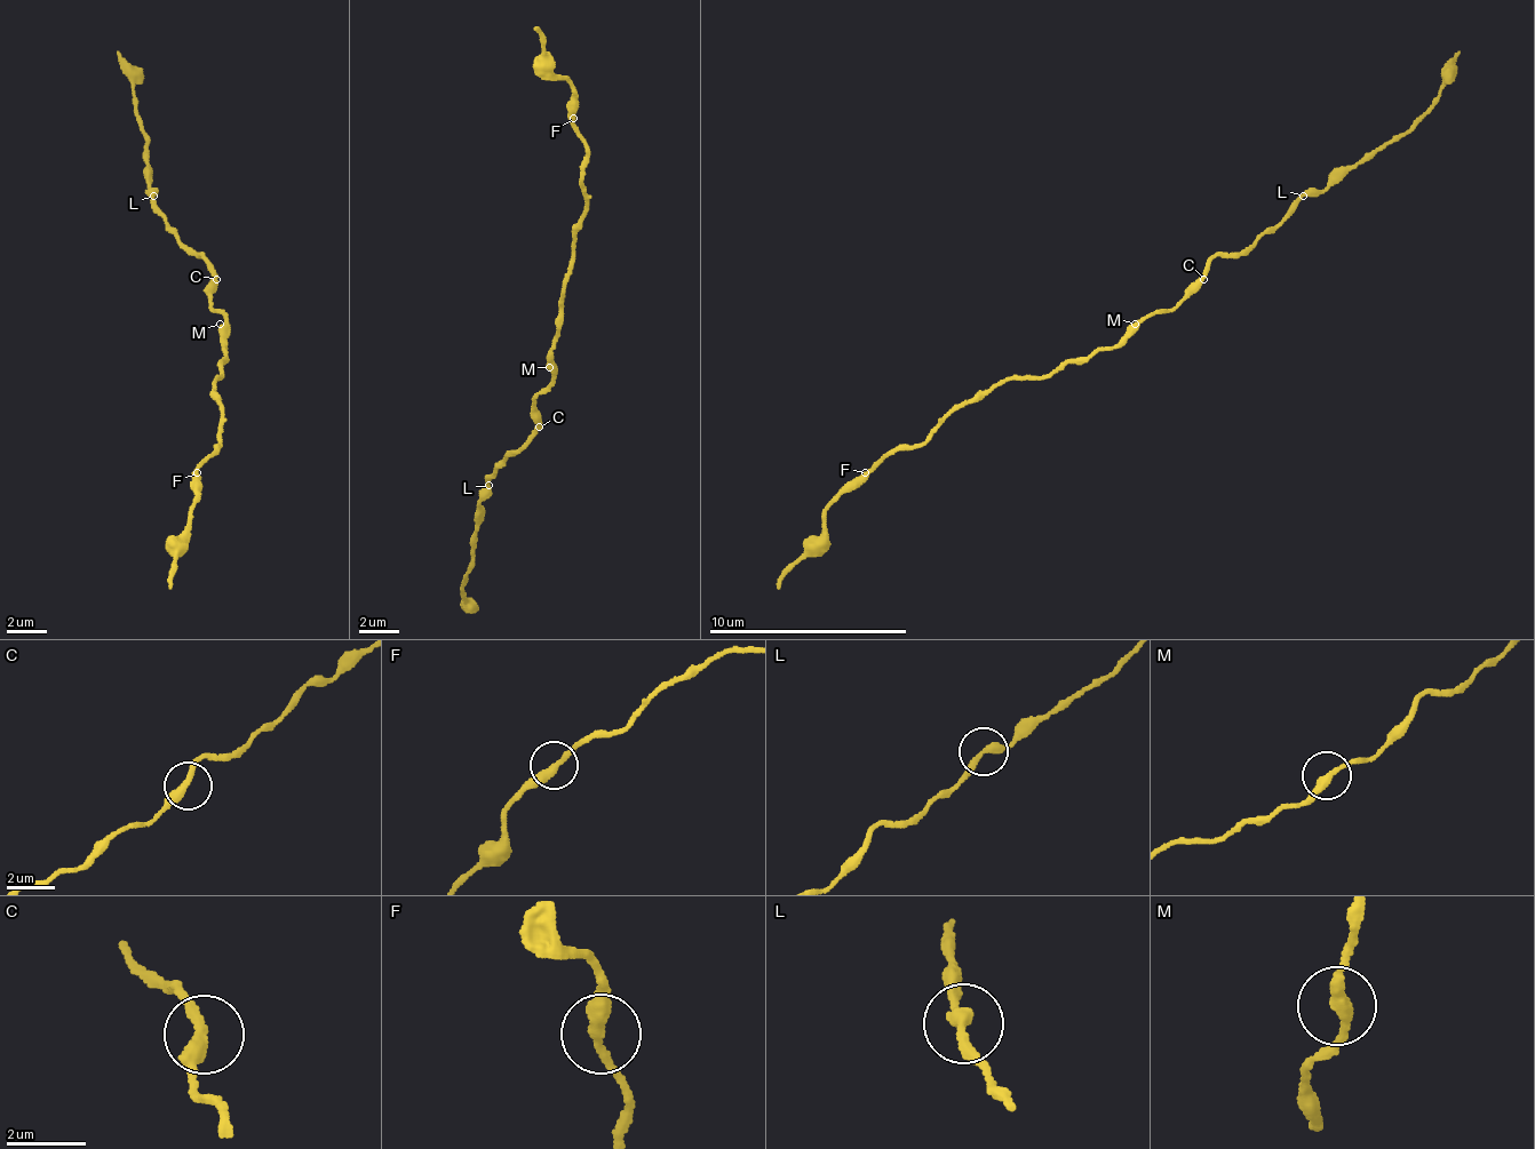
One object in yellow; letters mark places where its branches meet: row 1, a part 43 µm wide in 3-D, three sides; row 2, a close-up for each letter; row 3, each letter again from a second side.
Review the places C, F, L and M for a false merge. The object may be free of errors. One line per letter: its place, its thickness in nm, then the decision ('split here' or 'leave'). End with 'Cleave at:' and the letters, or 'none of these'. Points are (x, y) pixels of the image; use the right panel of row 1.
C: at (1203, 279); 300 nm thick; leave
F: at (865, 472); 320 nm thick; leave
L: at (1303, 196); 300 nm thick; leave
M: at (1135, 324); 320 nm thick; leave
Cleave at: none of these

